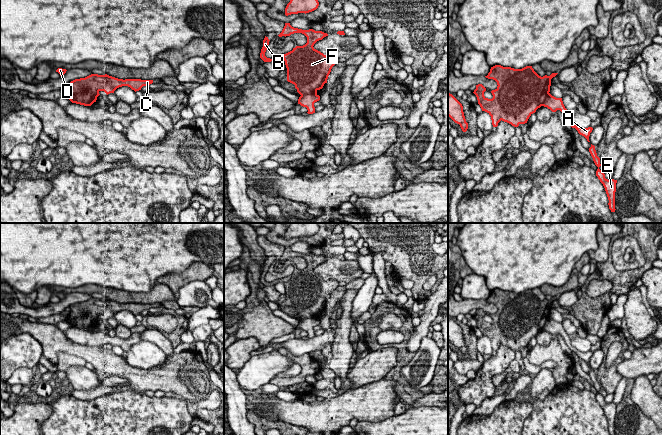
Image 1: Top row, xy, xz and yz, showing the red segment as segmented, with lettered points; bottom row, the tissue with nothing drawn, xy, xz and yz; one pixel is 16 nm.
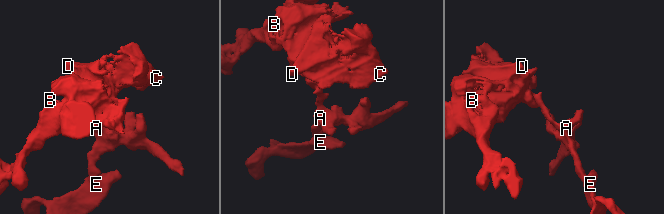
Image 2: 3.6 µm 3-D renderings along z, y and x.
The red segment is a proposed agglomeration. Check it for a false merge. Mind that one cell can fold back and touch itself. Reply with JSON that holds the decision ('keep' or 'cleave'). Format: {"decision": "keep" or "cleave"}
{"decision": "cleave"}

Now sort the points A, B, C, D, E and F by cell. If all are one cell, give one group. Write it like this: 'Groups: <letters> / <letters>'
Groups: A E / B C D F

